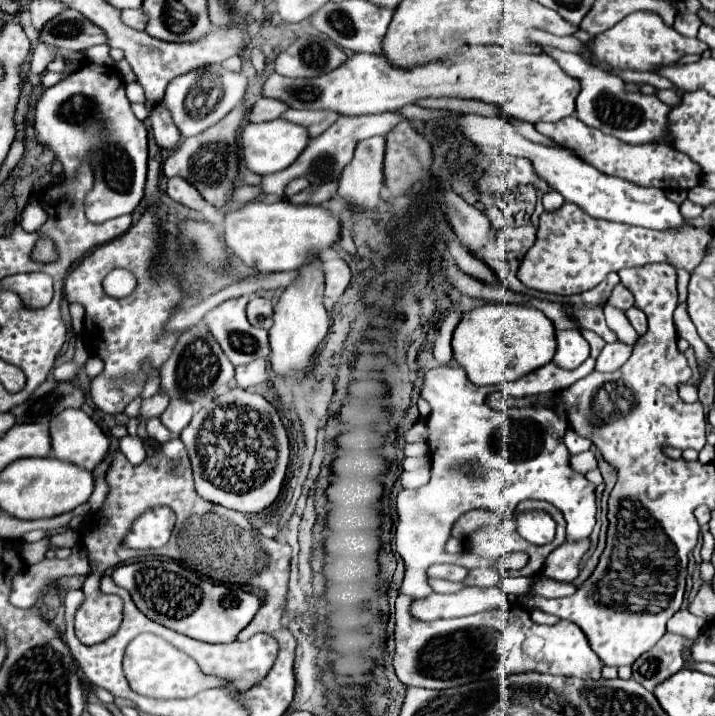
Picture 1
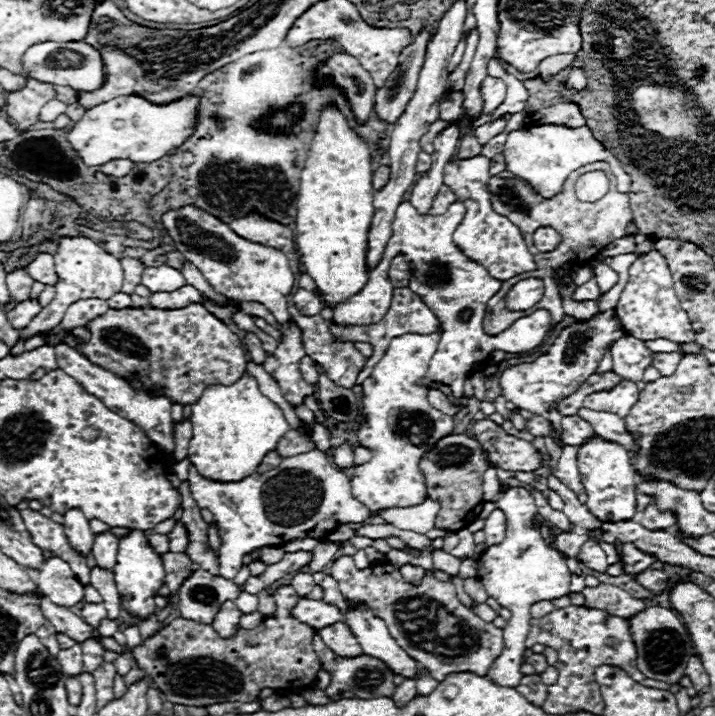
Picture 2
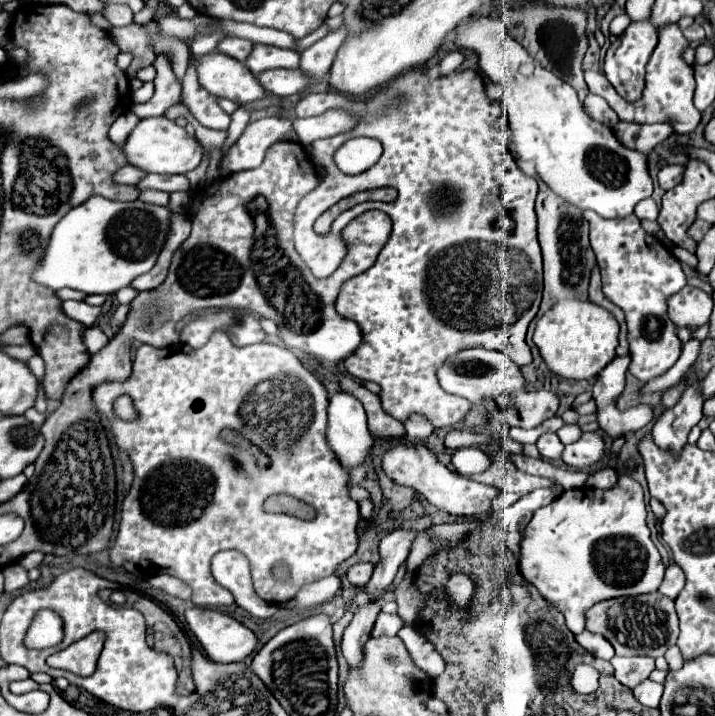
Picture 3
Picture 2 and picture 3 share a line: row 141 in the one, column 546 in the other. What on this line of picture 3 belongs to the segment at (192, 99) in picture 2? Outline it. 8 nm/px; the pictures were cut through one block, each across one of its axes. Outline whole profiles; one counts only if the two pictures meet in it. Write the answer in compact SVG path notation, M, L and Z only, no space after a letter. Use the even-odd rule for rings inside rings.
M474 16L474 20L464 22L456 28L456 46L478 52L480 70L492 82L502 86L504 94L500 98L500 104L504 106L510 118L512 142L516 146L516 154L520 160L534 162L538 176L548 184L552 192L556 192L566 202L582 210L594 210L602 218L630 216L634 212L636 202L652 194L652 178L650 178L646 154L624 146L616 138L610 126L590 118L584 104L578 100L578 94L574 92L574 88L570 88L570 84L566 84L564 80L558 80L554 72L546 72L546 68L542 68L516 40L512 40L504 22L500 22L498 18Z

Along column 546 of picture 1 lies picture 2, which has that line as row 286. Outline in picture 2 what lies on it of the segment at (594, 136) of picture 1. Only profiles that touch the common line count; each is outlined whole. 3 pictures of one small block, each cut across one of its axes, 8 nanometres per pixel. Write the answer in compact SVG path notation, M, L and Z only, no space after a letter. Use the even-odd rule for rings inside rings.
M120 258L122 270L124 270L124 284L122 284L122 292L132 294L134 288L140 284L142 280L142 270L146 268L140 260L136 258Z

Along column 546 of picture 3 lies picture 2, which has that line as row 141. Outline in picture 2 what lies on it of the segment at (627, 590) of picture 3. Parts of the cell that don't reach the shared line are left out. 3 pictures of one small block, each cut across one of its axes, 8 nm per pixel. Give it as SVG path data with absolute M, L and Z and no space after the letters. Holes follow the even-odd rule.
M530 124L524 126L520 130L512 130L504 142L504 162L506 162L506 170L524 178L528 184L532 184L536 188L536 192L540 192L542 196L556 196L556 192L560 192L564 180L568 178L568 174L580 166L592 164L592 162L608 162L620 192L630 192L632 186L632 178L624 172L620 160L602 144L592 136L592 130L588 126L580 126L580 128L570 128L564 124Z

